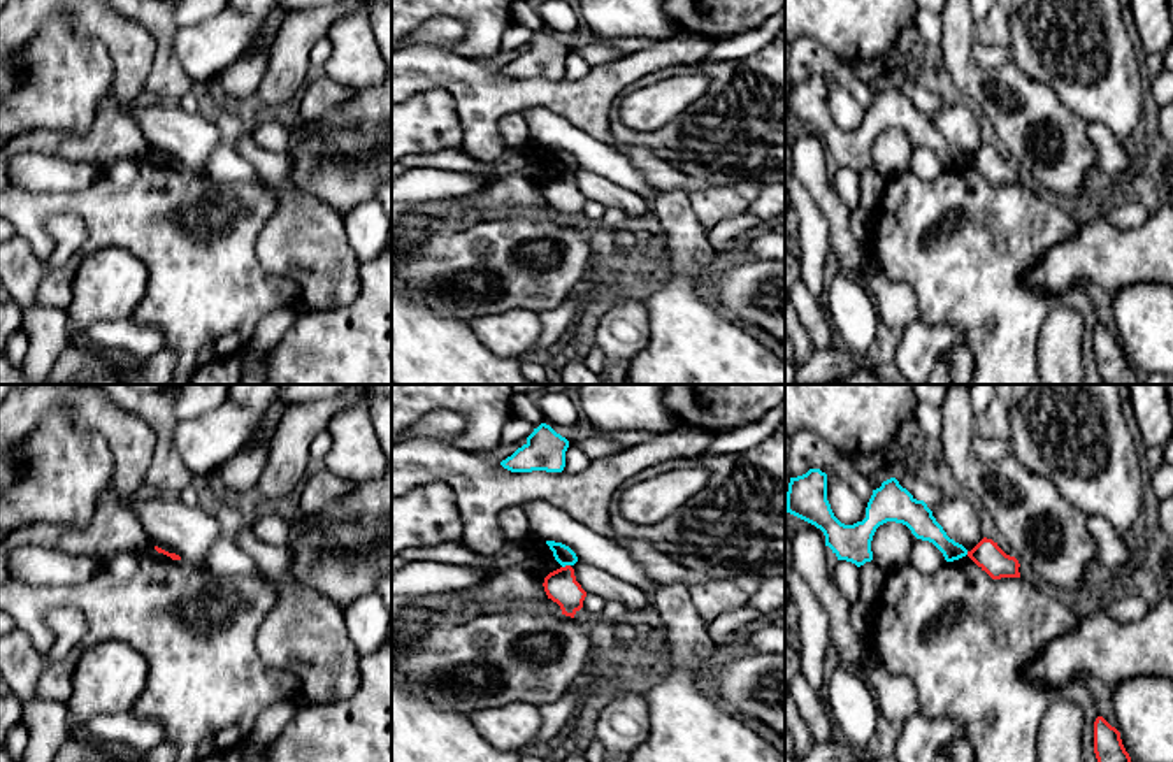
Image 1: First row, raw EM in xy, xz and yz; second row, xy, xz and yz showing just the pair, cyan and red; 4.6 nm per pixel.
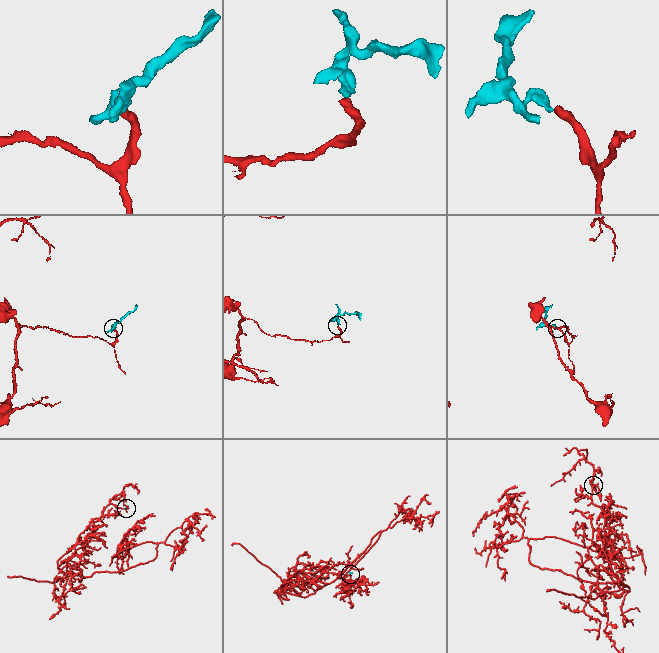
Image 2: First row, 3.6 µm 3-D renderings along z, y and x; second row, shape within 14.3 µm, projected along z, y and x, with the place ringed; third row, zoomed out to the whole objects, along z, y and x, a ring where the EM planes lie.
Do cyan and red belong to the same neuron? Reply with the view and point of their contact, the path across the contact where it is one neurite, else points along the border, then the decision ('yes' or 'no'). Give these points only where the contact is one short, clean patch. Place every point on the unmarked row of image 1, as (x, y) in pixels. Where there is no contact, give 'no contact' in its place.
xz (566, 171) | along xz (569, 171), (562, 174) | no

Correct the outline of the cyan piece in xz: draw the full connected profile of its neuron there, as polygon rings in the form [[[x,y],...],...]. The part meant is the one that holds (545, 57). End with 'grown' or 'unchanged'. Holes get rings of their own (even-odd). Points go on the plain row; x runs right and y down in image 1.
[[[541,30],[500,72],[511,79],[562,79],[565,74],[565,58],[569,47],[557,40],[550,32]]] | unchanged

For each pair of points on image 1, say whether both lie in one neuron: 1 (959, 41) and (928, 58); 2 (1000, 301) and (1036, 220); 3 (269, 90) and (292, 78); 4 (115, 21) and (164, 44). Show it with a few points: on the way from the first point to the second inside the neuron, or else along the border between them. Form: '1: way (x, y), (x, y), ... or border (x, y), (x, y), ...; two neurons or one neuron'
1: border (940, 18), (940, 53), (945, 67); two neurons
2: way (1000, 281), (1000, 257), (1017, 239); one neuron
3: way (274, 90), (287, 78); one neuron
4: border (129, 18), (141, 23), (155, 43), (146, 81); two neurons

